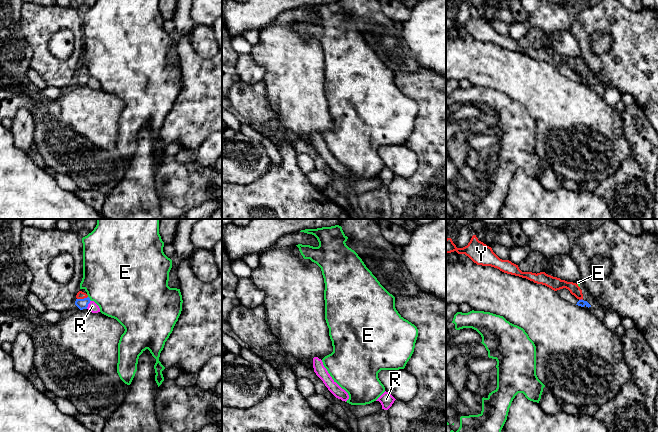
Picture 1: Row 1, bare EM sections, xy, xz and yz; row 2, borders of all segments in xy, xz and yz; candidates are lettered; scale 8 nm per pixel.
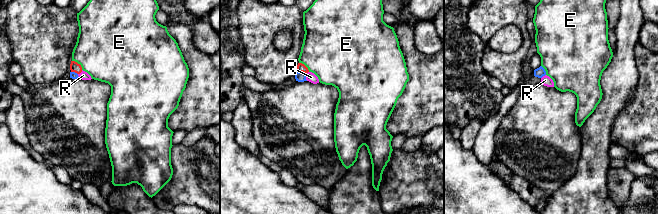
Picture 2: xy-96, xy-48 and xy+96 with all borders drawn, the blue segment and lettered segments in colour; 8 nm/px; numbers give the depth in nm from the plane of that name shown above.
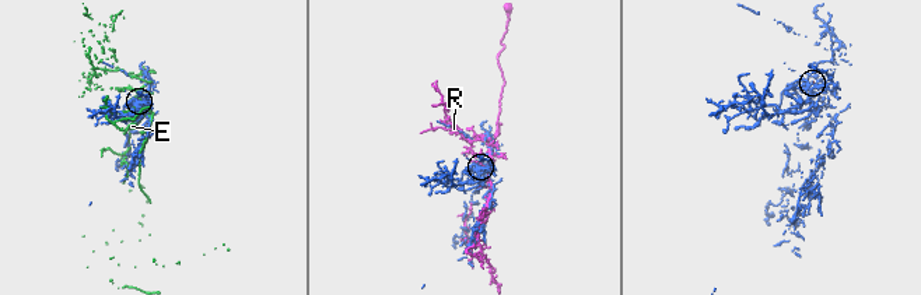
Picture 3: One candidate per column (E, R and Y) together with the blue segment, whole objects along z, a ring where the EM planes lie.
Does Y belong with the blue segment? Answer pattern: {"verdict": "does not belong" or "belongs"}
{"verdict": "does not belong"}

